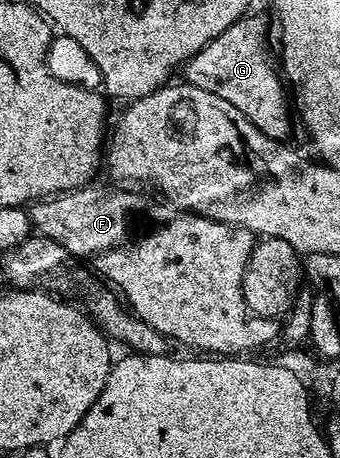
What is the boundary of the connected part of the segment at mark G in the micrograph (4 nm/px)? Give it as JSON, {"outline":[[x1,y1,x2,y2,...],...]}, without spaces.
{"outline":[[252,17,239,18,234,25,226,28,226,32,222,32,222,36,206,44,206,48,199,50,189,62,184,63,183,81,189,86,214,92,214,96,222,96,222,100,234,104,234,108,238,108,238,112,242,112,242,116,254,124,254,128,266,132,266,136,284,140,289,137,290,94,281,71,272,67,264,51,268,46,268,26,262,19]]}

